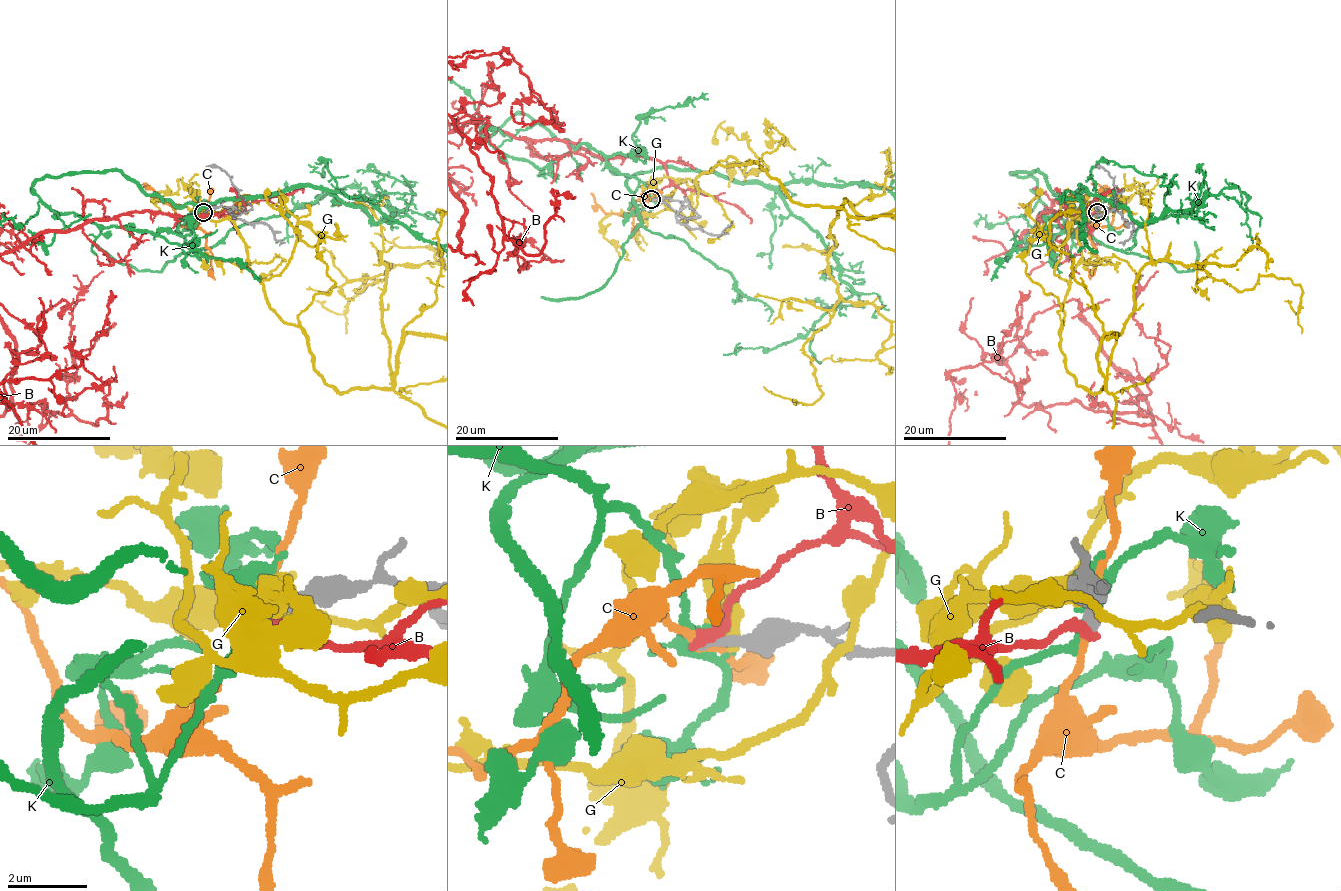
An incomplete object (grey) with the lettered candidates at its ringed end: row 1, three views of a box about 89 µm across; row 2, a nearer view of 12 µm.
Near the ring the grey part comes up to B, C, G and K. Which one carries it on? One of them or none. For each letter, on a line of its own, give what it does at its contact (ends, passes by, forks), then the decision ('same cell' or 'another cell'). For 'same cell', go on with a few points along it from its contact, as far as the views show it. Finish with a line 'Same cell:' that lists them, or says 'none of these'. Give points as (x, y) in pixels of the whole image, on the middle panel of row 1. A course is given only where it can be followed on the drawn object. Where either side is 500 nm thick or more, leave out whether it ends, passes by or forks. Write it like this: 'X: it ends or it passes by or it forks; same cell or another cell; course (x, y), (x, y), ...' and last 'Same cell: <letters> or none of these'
B: it ends; another cell
C: it passes by; another cell
G: another cell
K: it forks; another cell
Same cell: none of these

